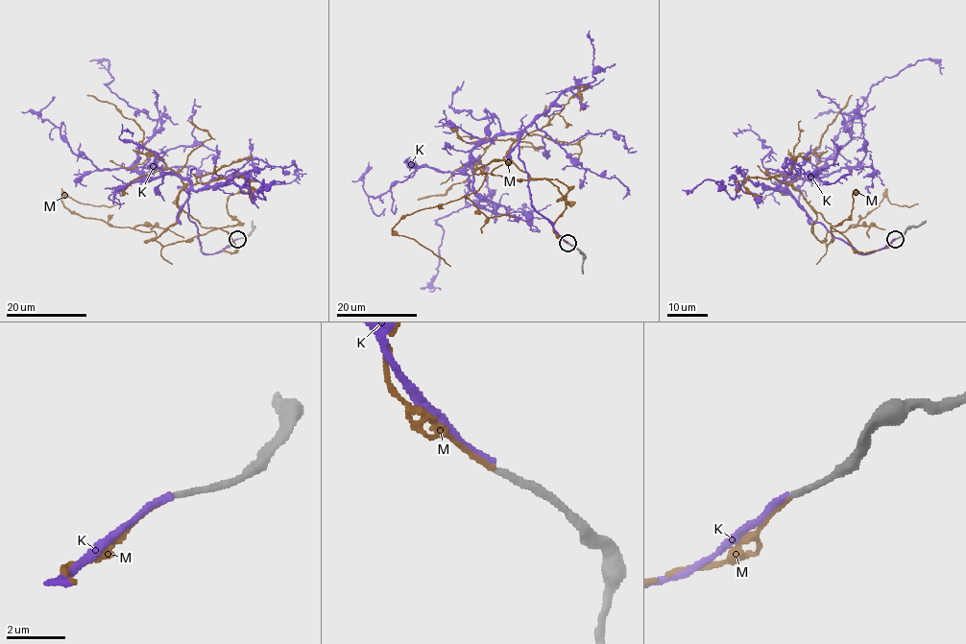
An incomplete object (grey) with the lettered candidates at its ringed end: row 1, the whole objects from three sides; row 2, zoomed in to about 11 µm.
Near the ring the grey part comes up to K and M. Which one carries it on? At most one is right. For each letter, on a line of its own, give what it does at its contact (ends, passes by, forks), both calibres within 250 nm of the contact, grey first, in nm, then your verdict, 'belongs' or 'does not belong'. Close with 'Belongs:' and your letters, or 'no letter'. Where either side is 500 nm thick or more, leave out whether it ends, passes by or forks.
K: it ends there; 200 nm thick on the grey side, 240 nm on the other; belongs
M: it ends there; 240 nm thick on the grey side, 160 nm on the other; does not belong
Belongs: K

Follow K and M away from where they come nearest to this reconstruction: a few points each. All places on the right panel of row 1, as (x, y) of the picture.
K: (894, 238), (857, 252), (797, 203), (784, 176), (809, 178), (838, 150), (884, 78), (929, 59), (941, 74)
M: (896, 238), (867, 252), (833, 228), (825, 240), (856, 226), (883, 197), (918, 203)

